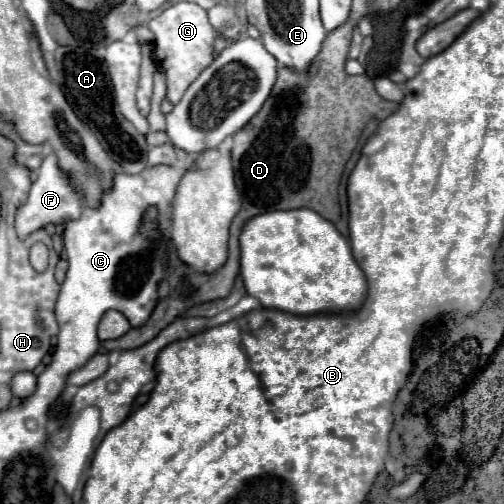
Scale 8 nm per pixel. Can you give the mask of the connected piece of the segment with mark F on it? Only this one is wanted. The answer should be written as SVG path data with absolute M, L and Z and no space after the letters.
M51 153L43 159L41 167L37 169L37 179L29 189L27 201L17 207L15 213L17 235L19 239L27 239L31 233L35 233L37 229L45 229L47 225L59 225L59 223L67 223L67 219L79 219L81 209L83 209L83 197L69 183L65 173L57 165L57 157Z

